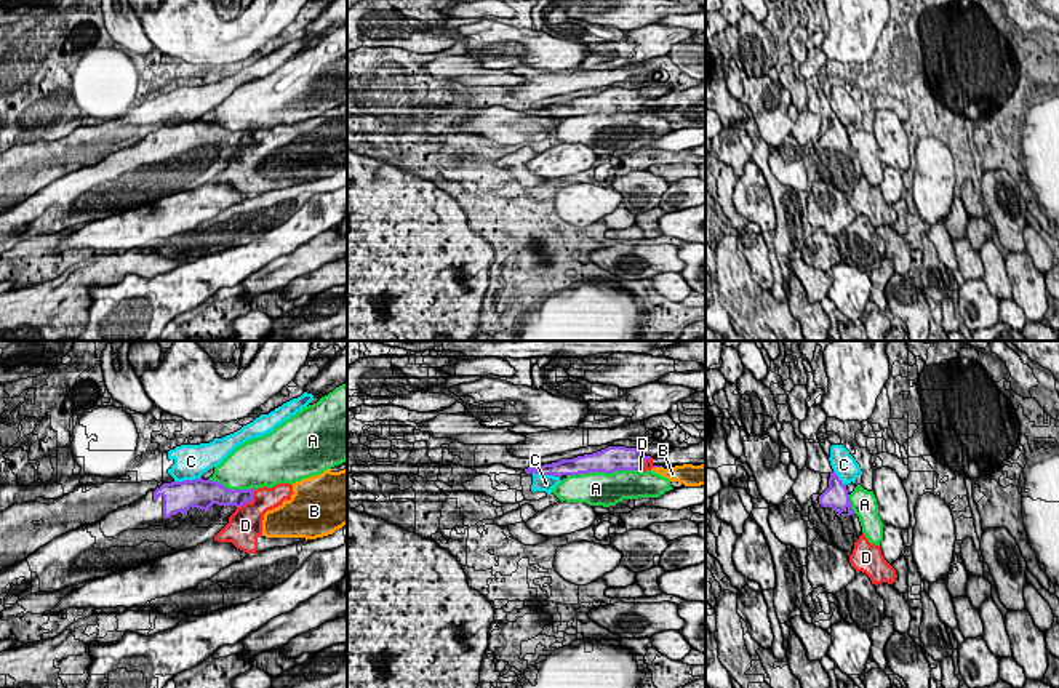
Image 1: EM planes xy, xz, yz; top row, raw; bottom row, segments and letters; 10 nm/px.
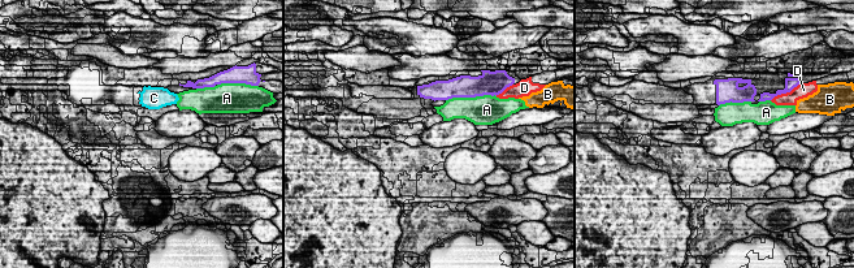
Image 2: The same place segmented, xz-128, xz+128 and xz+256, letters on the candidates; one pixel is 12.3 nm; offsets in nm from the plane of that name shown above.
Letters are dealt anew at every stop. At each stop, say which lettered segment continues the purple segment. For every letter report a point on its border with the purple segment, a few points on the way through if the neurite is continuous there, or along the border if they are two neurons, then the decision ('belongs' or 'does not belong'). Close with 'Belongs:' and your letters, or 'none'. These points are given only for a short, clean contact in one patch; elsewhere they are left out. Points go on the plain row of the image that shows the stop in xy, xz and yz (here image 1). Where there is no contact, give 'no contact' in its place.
A: meets purple in xz at (602, 112); does not belong
B: meets purple in xz at (658, 108); does not belong
C: meets purple in xz at (546, 116); border along xz (531, 116), (552, 116), (559, 119); does not belong
D: meets purple in xy at (248, 143); does not belong
Belongs: none

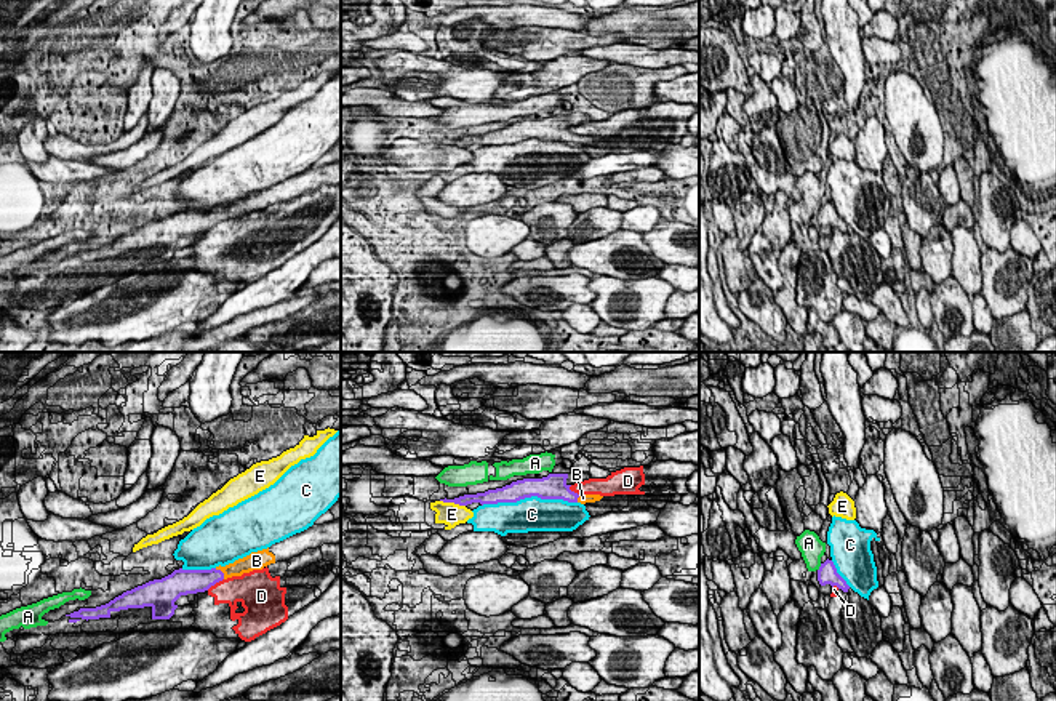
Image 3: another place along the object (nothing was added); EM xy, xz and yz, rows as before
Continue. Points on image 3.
A: meets purple in yz at (820, 208); does not belong
B: meets purple in xy at (221, 213); runs through xy (199, 221), (221, 213), (242, 207); belongs
C: meets purple in xz at (528, 138); does not belong
D: meets purple in xy at (215, 224); border along xy (223, 220), (207, 231); does not belong
E: meets purple in xz at (453, 143); border along xz (440, 141), (464, 148); does not belong
Belongs: B

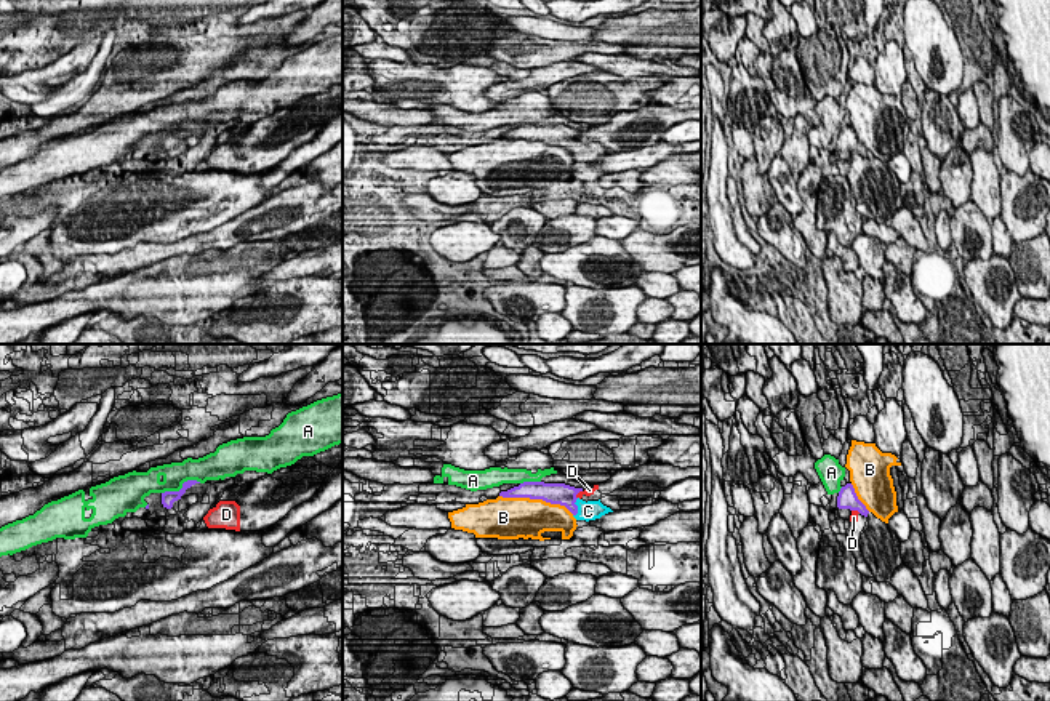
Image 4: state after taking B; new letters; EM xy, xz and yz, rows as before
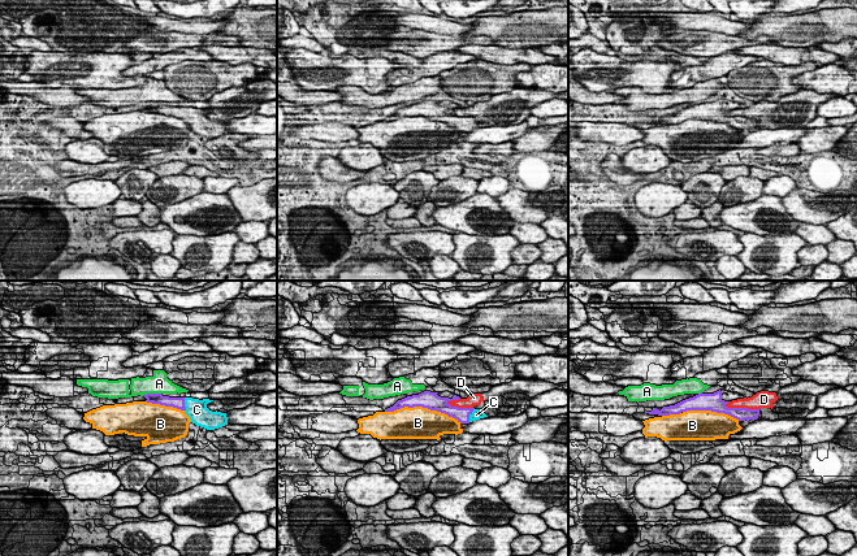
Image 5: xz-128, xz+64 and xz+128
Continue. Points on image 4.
A: meets purple in xy at (183, 128); border along xy (200, 124), (186, 122), (178, 132), (165, 132), (162, 135); does not belong
B: meets purple in xz at (537, 140); does not belong
C: meets purple in xz at (577, 149); runs through xz (557, 135), (562, 135), (577, 149), (588, 152); belongs
D: meets purple in xz at (577, 135); does not belong
Belongs: C

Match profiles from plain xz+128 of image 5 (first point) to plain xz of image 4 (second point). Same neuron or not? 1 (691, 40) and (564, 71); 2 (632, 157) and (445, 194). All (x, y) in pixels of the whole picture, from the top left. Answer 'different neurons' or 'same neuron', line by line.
1: different neurons
2: same neuron

